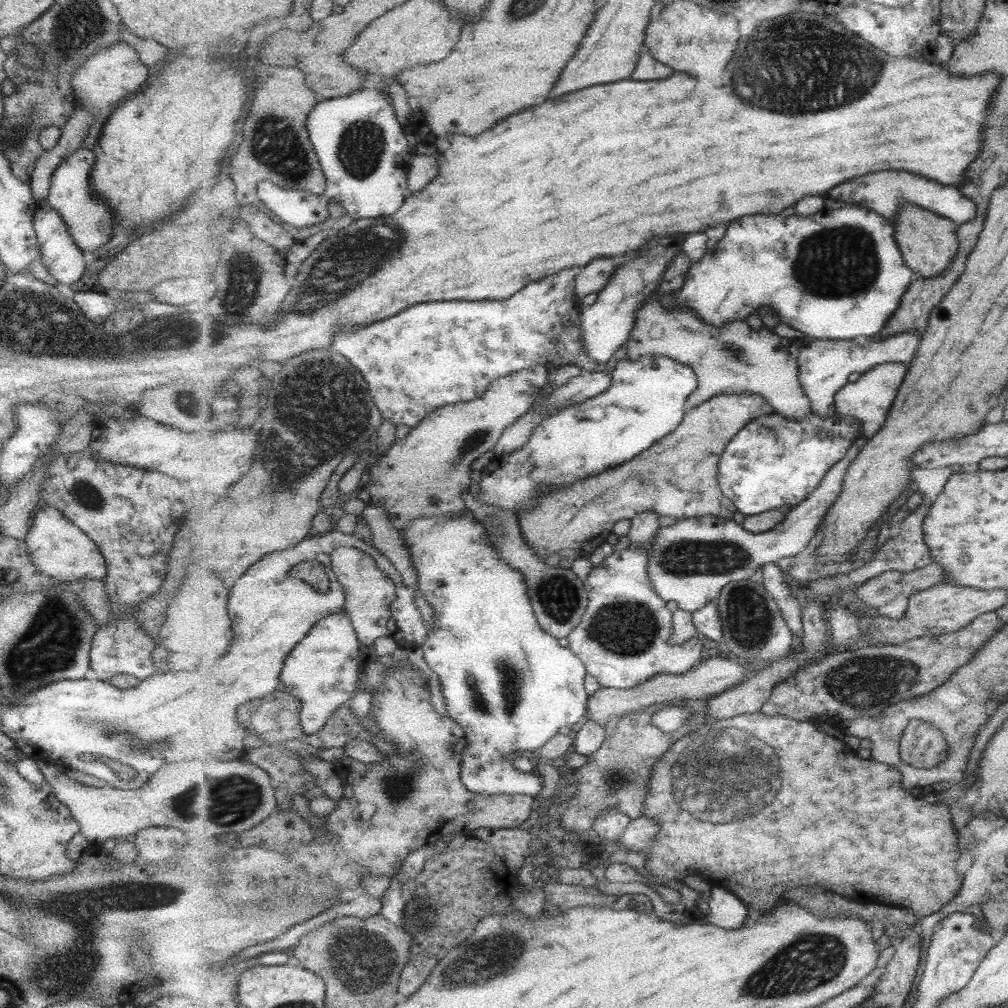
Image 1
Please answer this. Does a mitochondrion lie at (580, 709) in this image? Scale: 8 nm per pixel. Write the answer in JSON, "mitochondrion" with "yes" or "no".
{"mitochondrion":"no"}

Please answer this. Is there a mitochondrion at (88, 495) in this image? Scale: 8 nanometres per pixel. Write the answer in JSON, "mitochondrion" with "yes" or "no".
{"mitochondrion":"yes"}

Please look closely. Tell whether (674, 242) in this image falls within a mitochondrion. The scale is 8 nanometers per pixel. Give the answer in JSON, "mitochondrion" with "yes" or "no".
{"mitochondrion":"no"}

